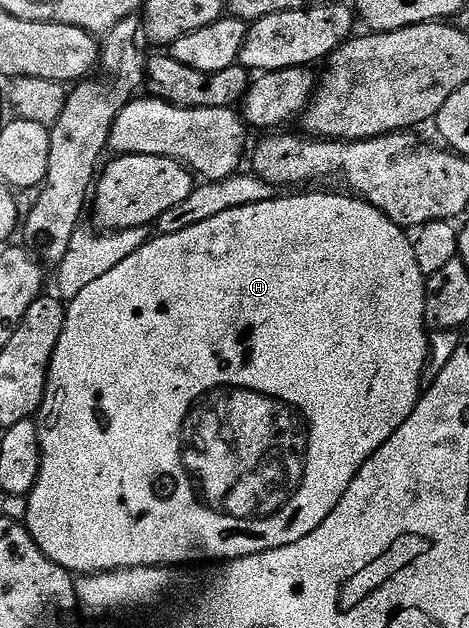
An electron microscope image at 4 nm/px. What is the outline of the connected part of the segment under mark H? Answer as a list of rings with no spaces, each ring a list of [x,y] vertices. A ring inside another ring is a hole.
[[[287,193],[287,194],[284,194],[284,195],[287,195],[287,196],[285,196],[285,197],[284,197],[284,199],[282,199],[282,197],[276,197],[276,198],[274,198],[274,199],[270,199],[270,200],[269,200],[269,201],[261,201],[261,202],[260,202],[260,203],[258,203],[258,204],[257,204],[257,205],[245,205],[245,206],[244,206],[244,207],[238,207],[238,208],[237,208],[237,209],[229,209],[229,210],[228,210],[228,211],[226,211],[226,212],[225,212],[225,213],[217,213],[217,217],[209,217],[209,221],[201,221],[201,222],[200,222],[200,223],[198,223],[198,224],[197,224],[197,225],[193,225],[193,226],[192,226],[192,227],[190,227],[190,228],[189,228],[189,229],[181,229],[181,233],[169,233],[169,234],[168,234],[168,235],[161,235],[161,234],[156,234],[156,235],[155,235],[155,236],[154,236],[154,237],[151,237],[151,238],[148,238],[148,240],[147,240],[147,244],[145,244],[145,246],[144,246],[144,247],[142,247],[142,248],[141,248],[141,249],[137,249],[137,253],[133,253],[133,254],[132,254],[132,255],[130,255],[130,256],[129,256],[129,257],[125,257],[125,261],[121,261],[121,265],[117,265],[117,269],[109,269],[109,273],[105,273],[105,277],[101,277],[101,278],[99,278],[99,279],[98,279],[98,280],[97,280],[97,281],[93,281],[93,282],[91,282],[91,283],[90,283],[90,284],[89,284],[89,286],[88,286],[88,287],[86,287],[86,289],[81,289],[81,293],[77,293],[77,297],[76,297],[76,298],[75,298],[75,299],[72,299],[72,300],[70,300],[70,302],[68,302],[68,303],[67,303],[67,304],[66,304],[66,308],[67,308],[67,320],[66,320],[66,321],[65,321],[65,325],[64,325],[64,326],[63,326],[63,332],[62,332],[62,333],[61,333],[61,341],[57,341],[57,349],[56,349],[56,350],[55,350],[55,352],[54,352],[54,353],[53,353],[53,357],[52,357],[52,358],[51,358],[51,368],[50,368],[50,369],[49,369],[49,373],[48,373],[48,374],[47,374],[47,388],[46,388],[46,389],[45,389],[45,397],[44,397],[44,398],[43,398],[43,404],[42,404],[42,405],[41,405],[41,406],[39,406],[39,413],[38,413],[38,416],[37,416],[37,422],[38,422],[38,425],[39,425],[39,447],[40,447],[40,448],[41,448],[41,450],[42,450],[42,451],[43,451],[43,456],[42,456],[42,457],[41,457],[41,469],[40,469],[40,470],[39,470],[39,476],[38,476],[38,477],[37,477],[37,481],[36,481],[36,482],[35,482],[35,487],[34,487],[34,489],[32,489],[32,490],[31,490],[31,494],[30,494],[30,495],[28,495],[28,496],[26,496],[26,499],[25,499],[25,503],[27,503],[27,519],[26,519],[26,518],[25,518],[25,526],[26,526],[26,529],[27,529],[27,531],[28,531],[28,532],[29,532],[29,533],[30,533],[30,535],[31,535],[31,536],[32,536],[32,537],[33,537],[33,541],[34,541],[34,542],[35,542],[35,544],[36,544],[36,545],[37,545],[37,546],[39,546],[39,548],[40,548],[40,549],[41,549],[41,553],[45,553],[45,557],[49,557],[49,558],[50,558],[50,559],[51,559],[51,560],[53,560],[53,561],[54,561],[54,562],[55,562],[55,563],[56,563],[56,564],[57,564],[57,565],[61,565],[61,566],[62,566],[62,567],[63,567],[63,568],[65,568],[65,569],[66,569],[66,571],[70,571],[70,572],[72,572],[72,573],[74,573],[74,574],[75,574],[75,575],[76,575],[76,576],[79,576],[79,577],[82,577],[82,576],[84,576],[84,575],[99,575],[99,574],[101,574],[101,573],[102,573],[102,572],[103,572],[103,571],[124,571],[124,570],[125,570],[125,569],[133,569],[133,568],[134,568],[134,567],[170,567],[170,568],[172,568],[172,569],[175,569],[175,568],[178,568],[178,567],[179,567],[179,566],[180,566],[180,565],[179,565],[179,564],[178,564],[178,563],[195,563],[195,562],[197,562],[197,561],[198,561],[198,559],[215,559],[215,560],[211,560],[211,561],[226,561],[226,560],[228,560],[228,559],[240,559],[240,558],[241,558],[241,557],[249,557],[249,556],[250,556],[250,555],[252,555],[252,554],[253,554],[253,553],[265,553],[265,552],[266,552],[266,551],[272,551],[272,550],[273,550],[273,549],[281,549],[281,548],[282,548],[282,547],[284,547],[284,546],[285,546],[285,545],[293,545],[293,541],[301,541],[301,537],[309,537],[309,533],[313,533],[313,532],[314,532],[314,531],[316,531],[316,530],[317,530],[317,529],[318,529],[318,527],[319,527],[319,526],[320,526],[320,525],[321,525],[321,524],[323,524],[323,522],[324,522],[324,521],[325,521],[325,517],[329,517],[329,513],[333,513],[333,509],[337,509],[337,505],[338,505],[338,504],[339,504],[339,502],[340,502],[340,501],[341,501],[341,497],[345,497],[345,489],[349,489],[349,485],[353,485],[353,477],[357,477],[357,473],[358,473],[358,472],[359,472],[359,470],[360,470],[360,469],[361,469],[361,465],[365,465],[365,461],[369,461],[369,457],[373,457],[373,453],[377,453],[377,449],[381,449],[381,445],[385,445],[385,441],[389,441],[389,437],[393,437],[393,433],[397,433],[397,429],[401,429],[401,425],[402,425],[402,424],[403,424],[403,423],[404,423],[404,421],[405,421],[405,420],[407,420],[407,418],[408,418],[408,417],[409,417],[409,416],[411,416],[411,414],[412,414],[412,413],[413,413],[413,409],[414,409],[414,408],[415,408],[415,406],[417,406],[417,405],[418,405],[418,404],[419,404],[419,397],[420,397],[420,394],[421,394],[421,384],[422,384],[422,383],[423,383],[423,368],[424,368],[424,367],[426,367],[426,366],[427,366],[427,357],[428,357],[428,354],[429,354],[429,328],[428,328],[428,326],[427,326],[427,324],[426,324],[426,323],[425,323],[425,305],[426,305],[426,304],[427,304],[427,279],[426,279],[426,278],[425,278],[425,277],[424,277],[424,276],[423,276],[423,274],[422,274],[422,273],[421,273],[421,269],[420,269],[420,268],[419,268],[419,266],[418,266],[418,265],[417,265],[417,257],[416,257],[416,256],[415,256],[415,249],[414,249],[414,246],[413,246],[413,243],[412,243],[412,240],[411,240],[411,239],[410,239],[410,238],[409,238],[409,235],[408,235],[408,232],[407,232],[407,231],[406,231],[406,230],[404,230],[404,228],[401,228],[401,227],[399,227],[399,226],[397,226],[397,225],[396,225],[396,224],[395,224],[395,222],[394,222],[394,221],[393,221],[393,220],[392,220],[392,219],[391,219],[391,218],[389,218],[389,217],[388,217],[388,216],[387,216],[387,215],[384,215],[384,214],[383,214],[383,212],[381,212],[381,211],[379,211],[379,210],[378,210],[378,209],[376,209],[376,207],[374,207],[374,206],[373,206],[373,205],[372,205],[372,203],[369,203],[369,202],[366,202],[366,201],[364,201],[364,200],[362,200],[362,199],[360,199],[360,198],[358,198],[358,197],[352,197],[352,196],[351,196],[351,195],[350,195],[350,194],[347,194],[347,195],[348,195],[348,196],[347,196],[347,195],[299,195],[299,194],[303,194],[303,193]]]

